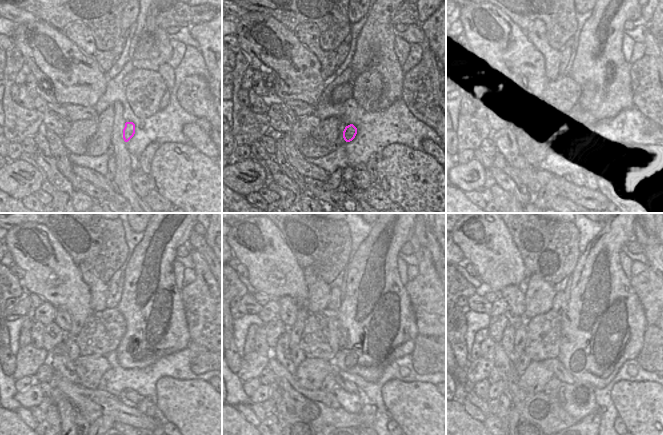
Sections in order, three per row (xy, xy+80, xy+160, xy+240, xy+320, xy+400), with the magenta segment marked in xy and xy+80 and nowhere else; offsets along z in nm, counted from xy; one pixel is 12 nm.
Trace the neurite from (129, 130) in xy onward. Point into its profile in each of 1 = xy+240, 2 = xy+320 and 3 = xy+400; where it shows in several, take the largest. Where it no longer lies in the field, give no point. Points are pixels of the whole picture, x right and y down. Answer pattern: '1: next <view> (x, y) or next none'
1: next xy+240 (109, 373)
2: next xy+320 (329, 383)
3: next xy+400 (551, 388)

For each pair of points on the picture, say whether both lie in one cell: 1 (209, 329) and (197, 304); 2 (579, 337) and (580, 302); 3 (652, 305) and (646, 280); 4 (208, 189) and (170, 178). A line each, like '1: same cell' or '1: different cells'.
1: same cell
2: same cell
3: same cell
4: same cell

